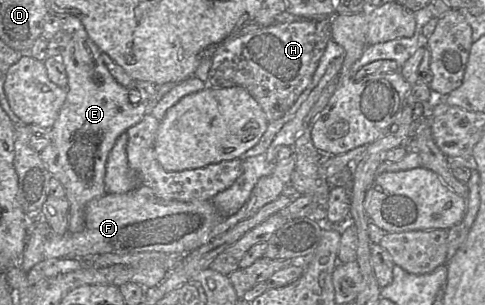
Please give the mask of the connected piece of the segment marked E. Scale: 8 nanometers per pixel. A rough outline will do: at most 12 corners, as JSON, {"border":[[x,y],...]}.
{"border":[[75,16],[48,57],[67,97],[39,154],[65,189],[70,233],[106,193],[117,138],[149,112],[130,103]]}

